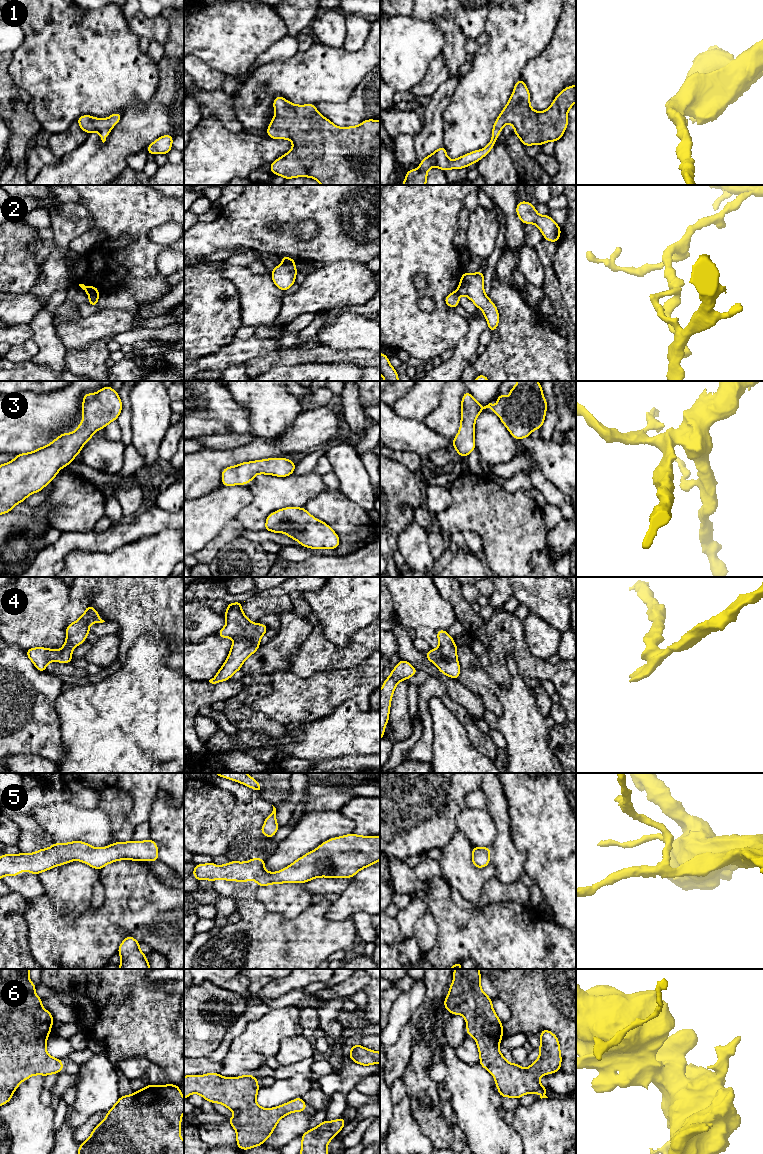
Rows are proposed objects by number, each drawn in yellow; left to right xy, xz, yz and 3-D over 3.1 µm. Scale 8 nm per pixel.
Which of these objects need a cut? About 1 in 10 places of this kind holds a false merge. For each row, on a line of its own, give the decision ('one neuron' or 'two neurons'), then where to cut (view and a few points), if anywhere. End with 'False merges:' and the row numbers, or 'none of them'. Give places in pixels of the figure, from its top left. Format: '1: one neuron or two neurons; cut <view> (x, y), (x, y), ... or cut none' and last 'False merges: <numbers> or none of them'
1: one neuron; cut none
2: two neurons; cut xy (98, 291), (92, 291), (88, 294)
3: one neuron; cut none
4: one neuron; cut none
5: one neuron; cut none
6: one neuron; cut none
False merges: 2

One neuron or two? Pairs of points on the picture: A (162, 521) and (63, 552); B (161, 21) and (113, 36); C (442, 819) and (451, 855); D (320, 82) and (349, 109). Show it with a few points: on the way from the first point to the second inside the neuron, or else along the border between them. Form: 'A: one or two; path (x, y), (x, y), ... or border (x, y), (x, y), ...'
A: one; path (137, 529), (118, 534), (107, 541), (88, 541)
B: two; border (127, 22), (130, 29), (139, 38)
C: two; border (458, 830), (441, 849)
D: two; border (357, 85), (343, 101), (320, 102), (318, 104)

